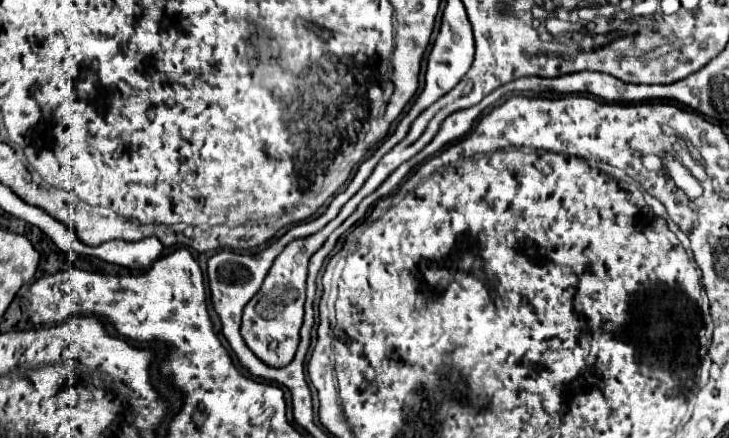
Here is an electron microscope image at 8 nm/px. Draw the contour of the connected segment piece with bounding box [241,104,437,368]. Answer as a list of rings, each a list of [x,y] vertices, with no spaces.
[[[433,104],[429,110],[425,110],[413,124],[411,124],[411,130],[407,132],[407,136],[391,150],[387,152],[379,164],[375,166],[373,174],[367,178],[367,182],[363,184],[363,188],[341,208],[341,212],[337,214],[337,218],[333,218],[323,230],[319,230],[317,234],[309,236],[309,238],[303,238],[303,240],[293,240],[289,246],[285,246],[285,250],[275,258],[269,274],[265,276],[263,280],[263,286],[259,288],[259,292],[247,302],[245,310],[243,310],[243,322],[241,322],[241,336],[245,340],[245,344],[251,348],[251,352],[261,360],[265,362],[267,366],[271,368],[283,368],[287,366],[295,352],[297,352],[297,344],[299,344],[299,328],[303,324],[303,302],[305,302],[305,278],[307,278],[307,262],[309,258],[313,256],[313,252],[319,250],[319,246],[323,246],[323,242],[327,240],[327,236],[343,224],[345,218],[349,218],[353,214],[353,210],[359,206],[359,202],[369,196],[371,192],[375,192],[381,182],[401,164],[397,162],[397,156],[401,154],[403,148],[411,146],[427,128],[429,120],[435,116],[437,112],[437,104]]]

